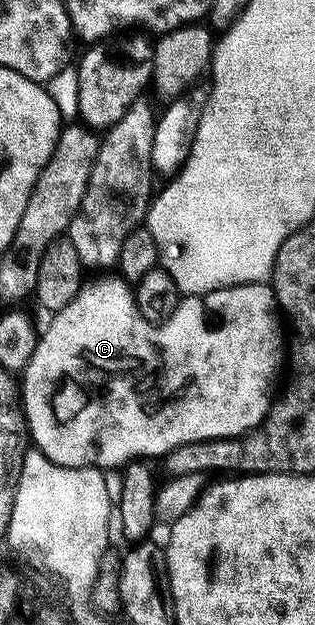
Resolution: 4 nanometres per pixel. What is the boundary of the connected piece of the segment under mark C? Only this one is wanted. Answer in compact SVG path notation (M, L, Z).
M122 278L114 279L99 280L96 284L84 283L77 298L73 298L73 302L69 302L69 306L65 306L61 312L54 313L50 317L51 325L44 332L42 330L41 335L36 339L33 354L27 365L21 369L23 376L21 413L30 443L53 463L63 467L122 469L132 458L151 458L147 456L163 458L174 448L186 444L202 440L238 438L260 427L271 410L273 403L271 387L275 384L275 375L285 368L285 328L284 325L283 328L279 325L281 312L275 302L275 289L266 283L238 284L232 288L207 292L203 296L184 295L171 317L165 323L156 325L139 316L132 289L127 281Z

